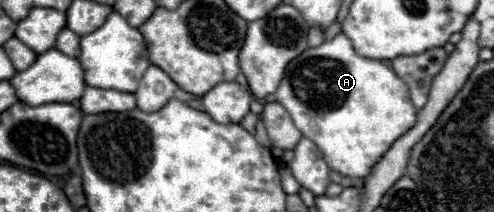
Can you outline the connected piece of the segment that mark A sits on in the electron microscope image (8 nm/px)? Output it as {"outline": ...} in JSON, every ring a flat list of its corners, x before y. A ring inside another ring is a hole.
{"outline":[[338,33,334,39,306,49,292,59,282,83,278,85,276,101,284,105,302,135,320,147,328,167,350,179,368,177,372,167,382,159,392,143,416,125,416,107,408,95,406,83,392,71,388,63,358,55,344,33]]}

